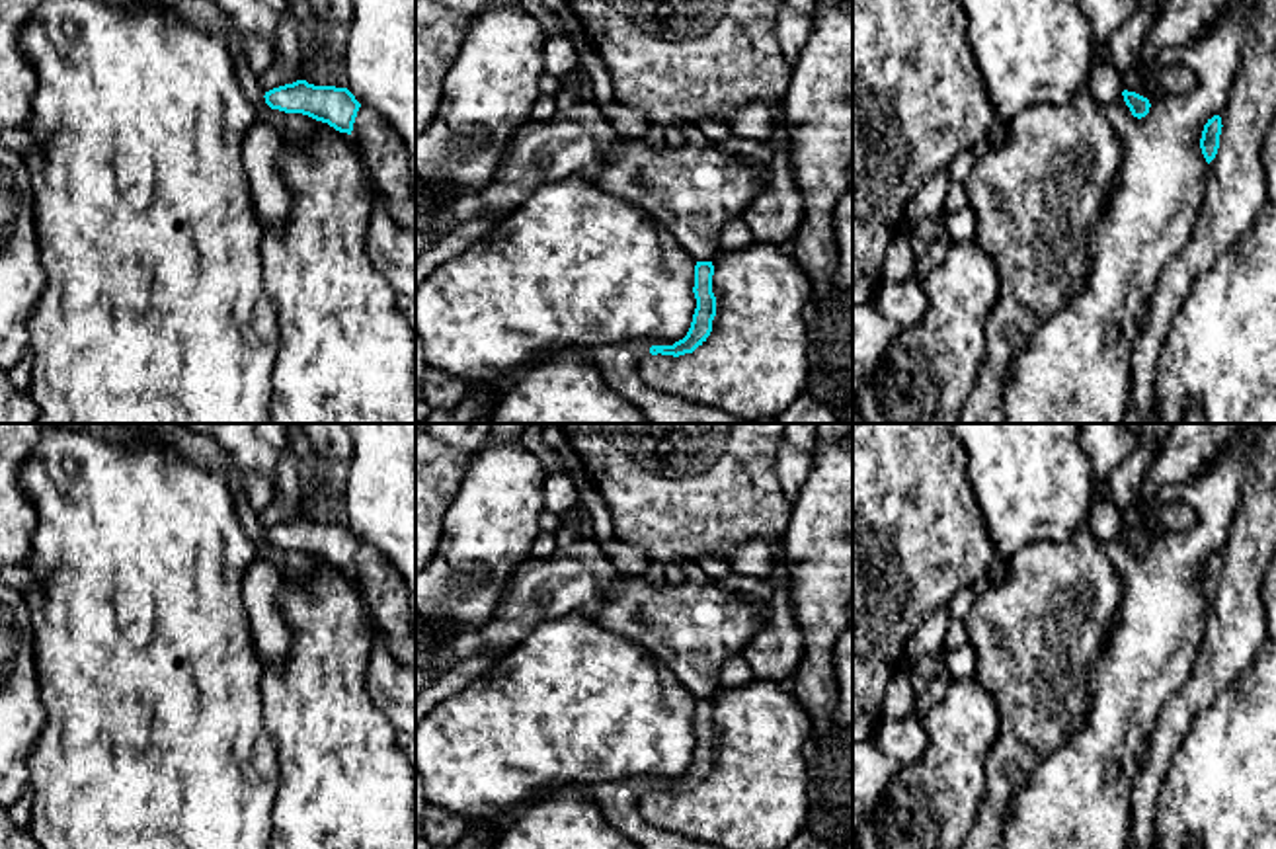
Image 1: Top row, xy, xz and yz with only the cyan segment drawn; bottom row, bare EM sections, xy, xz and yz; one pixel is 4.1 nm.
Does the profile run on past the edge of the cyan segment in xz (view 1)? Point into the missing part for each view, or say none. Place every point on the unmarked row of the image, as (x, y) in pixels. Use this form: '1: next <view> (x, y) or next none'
1: next xz (617, 801)

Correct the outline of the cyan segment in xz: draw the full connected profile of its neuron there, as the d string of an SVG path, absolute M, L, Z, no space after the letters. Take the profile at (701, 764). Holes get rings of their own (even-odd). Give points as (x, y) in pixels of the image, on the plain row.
M697 699L695 703L695 736L697 746L693 751L687 773L679 779L632 777L613 783L574 785L581 788L603 812L607 822L632 839L640 849L722 849L704 841L695 841L685 835L659 829L648 824L638 814L638 800L648 792L685 792L693 790L706 779L712 769L716 753L716 734L712 730L712 699Z

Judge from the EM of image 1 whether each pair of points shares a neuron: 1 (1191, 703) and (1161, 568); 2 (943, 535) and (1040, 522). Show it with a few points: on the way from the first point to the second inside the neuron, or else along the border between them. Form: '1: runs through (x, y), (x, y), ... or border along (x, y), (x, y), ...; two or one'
1: border along (1202, 639), (1189, 680), (1163, 705), (1159, 719); two
2: border along (970, 486), (988, 537), (999, 555); two

